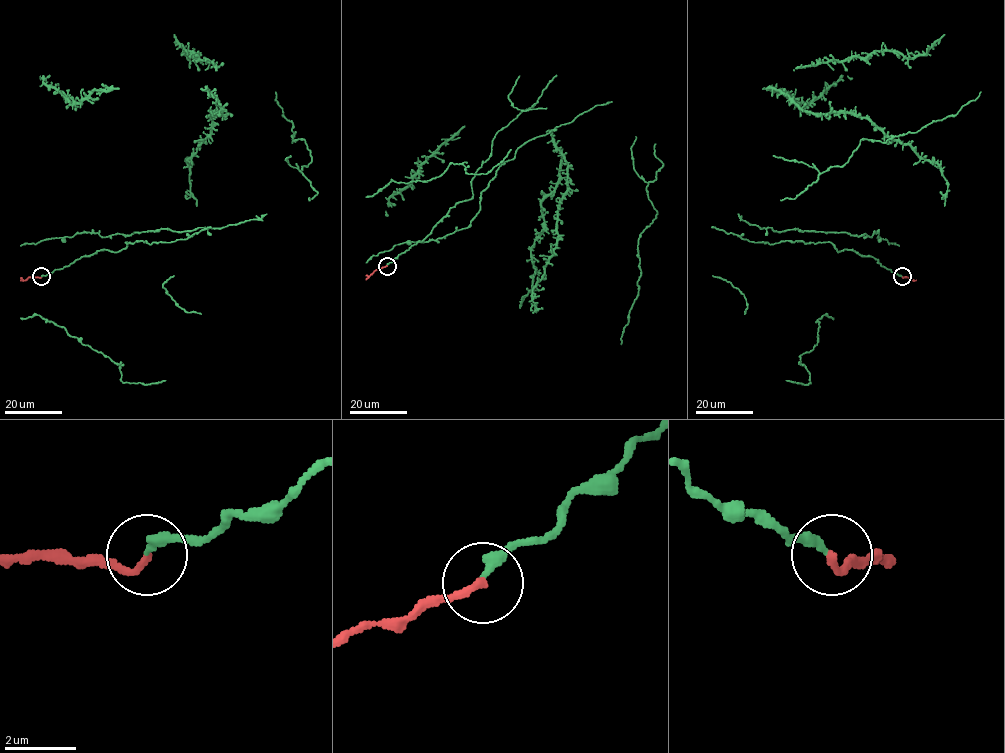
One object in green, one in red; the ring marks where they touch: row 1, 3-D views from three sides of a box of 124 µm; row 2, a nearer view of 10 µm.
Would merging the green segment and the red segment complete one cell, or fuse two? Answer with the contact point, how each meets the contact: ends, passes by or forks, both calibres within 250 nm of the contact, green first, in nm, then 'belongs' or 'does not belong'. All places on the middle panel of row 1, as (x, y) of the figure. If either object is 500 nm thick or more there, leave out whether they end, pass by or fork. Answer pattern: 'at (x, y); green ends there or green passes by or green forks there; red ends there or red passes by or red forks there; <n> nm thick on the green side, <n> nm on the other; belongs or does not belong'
at (387, 266); green ends there; red ends there; 280 nm thick on the green side, 180 nm on the other; belongs

